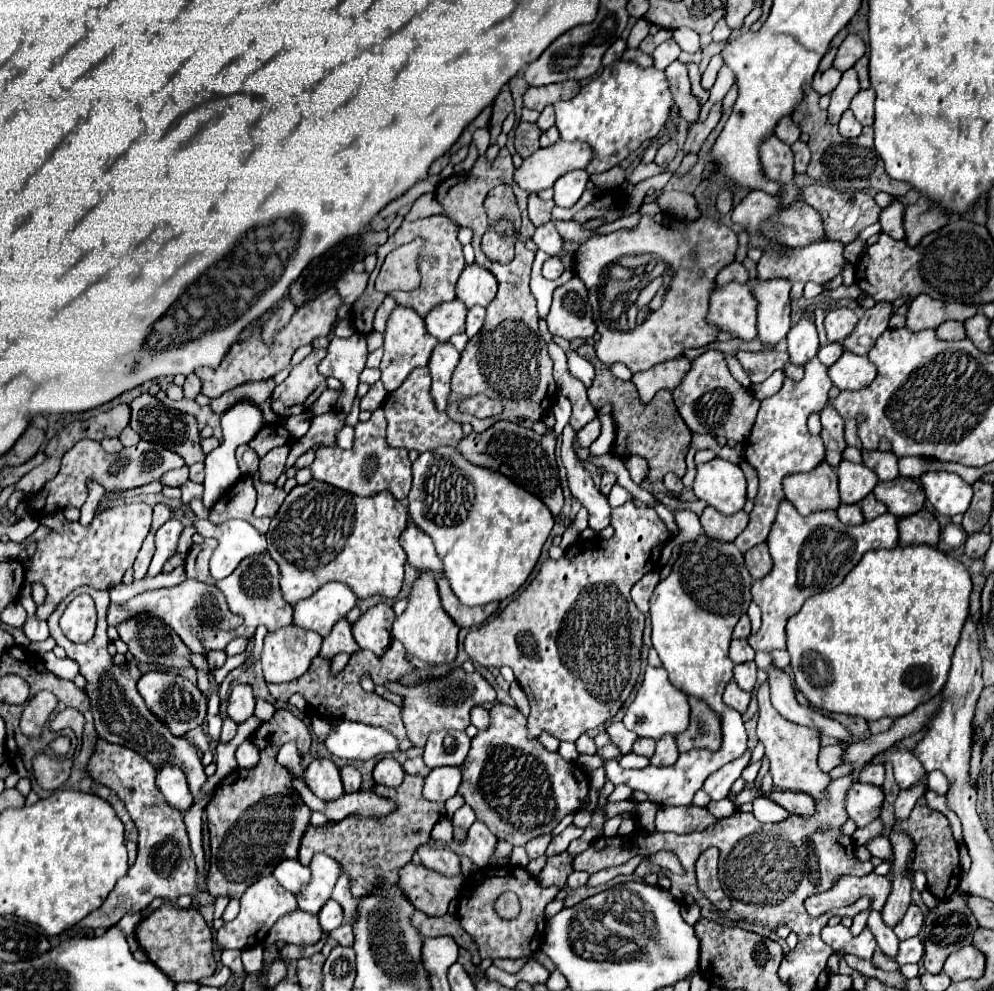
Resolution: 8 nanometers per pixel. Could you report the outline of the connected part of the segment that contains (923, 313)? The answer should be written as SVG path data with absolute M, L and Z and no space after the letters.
M928 295L914 297L908 309L908 323L906 327L912 331L922 329L936 329L946 321L966 321L978 313L978 305L964 305L964 303L944 303L936 301Z

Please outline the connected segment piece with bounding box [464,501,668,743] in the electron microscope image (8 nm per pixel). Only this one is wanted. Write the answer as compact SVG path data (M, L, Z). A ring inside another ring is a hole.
M632 501L612 509L610 525L616 531L612 539L578 539L576 547L566 549L558 561L544 561L530 585L496 619L466 635L464 649L472 661L484 667L508 665L530 695L528 737L534 741L546 731L560 741L574 743L582 733L612 719L636 685L644 615L630 599L630 589L656 567L668 531L654 509L636 507Z

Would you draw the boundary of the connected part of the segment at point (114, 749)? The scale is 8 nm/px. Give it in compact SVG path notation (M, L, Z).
M98 739L96 749L86 765L86 773L92 781L112 789L124 801L130 817L138 827L138 859L128 869L128 873L116 883L110 893L110 899L106 899L100 909L96 909L86 921L82 921L80 927L108 929L116 925L126 913L144 911L154 901L154 897L162 897L170 903L176 903L178 895L186 893L197 900L199 905L212 905L216 898L199 889L196 884L196 865L188 843L184 813L170 807L160 789L154 785L154 765L140 757L140 753L124 745L112 745L104 739Z

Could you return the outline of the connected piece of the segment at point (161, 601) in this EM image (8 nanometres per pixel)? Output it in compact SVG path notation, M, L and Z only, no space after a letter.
M186 579L182 581L180 585L174 585L170 589L156 589L156 591L146 591L126 603L110 603L108 605L108 625L118 625L122 623L124 619L132 617L132 615L138 615L142 611L148 611L152 615L156 615L158 619L162 619L166 625L170 625L178 635L180 639L184 641L184 645L188 649L202 649L202 643L198 639L198 633L202 631L202 627L220 627L222 629L222 619L224 617L236 617L234 613L228 611L228 605L226 605L226 599L224 595L220 593L220 589L216 589L214 585L206 585L202 581L194 581L194 579Z

